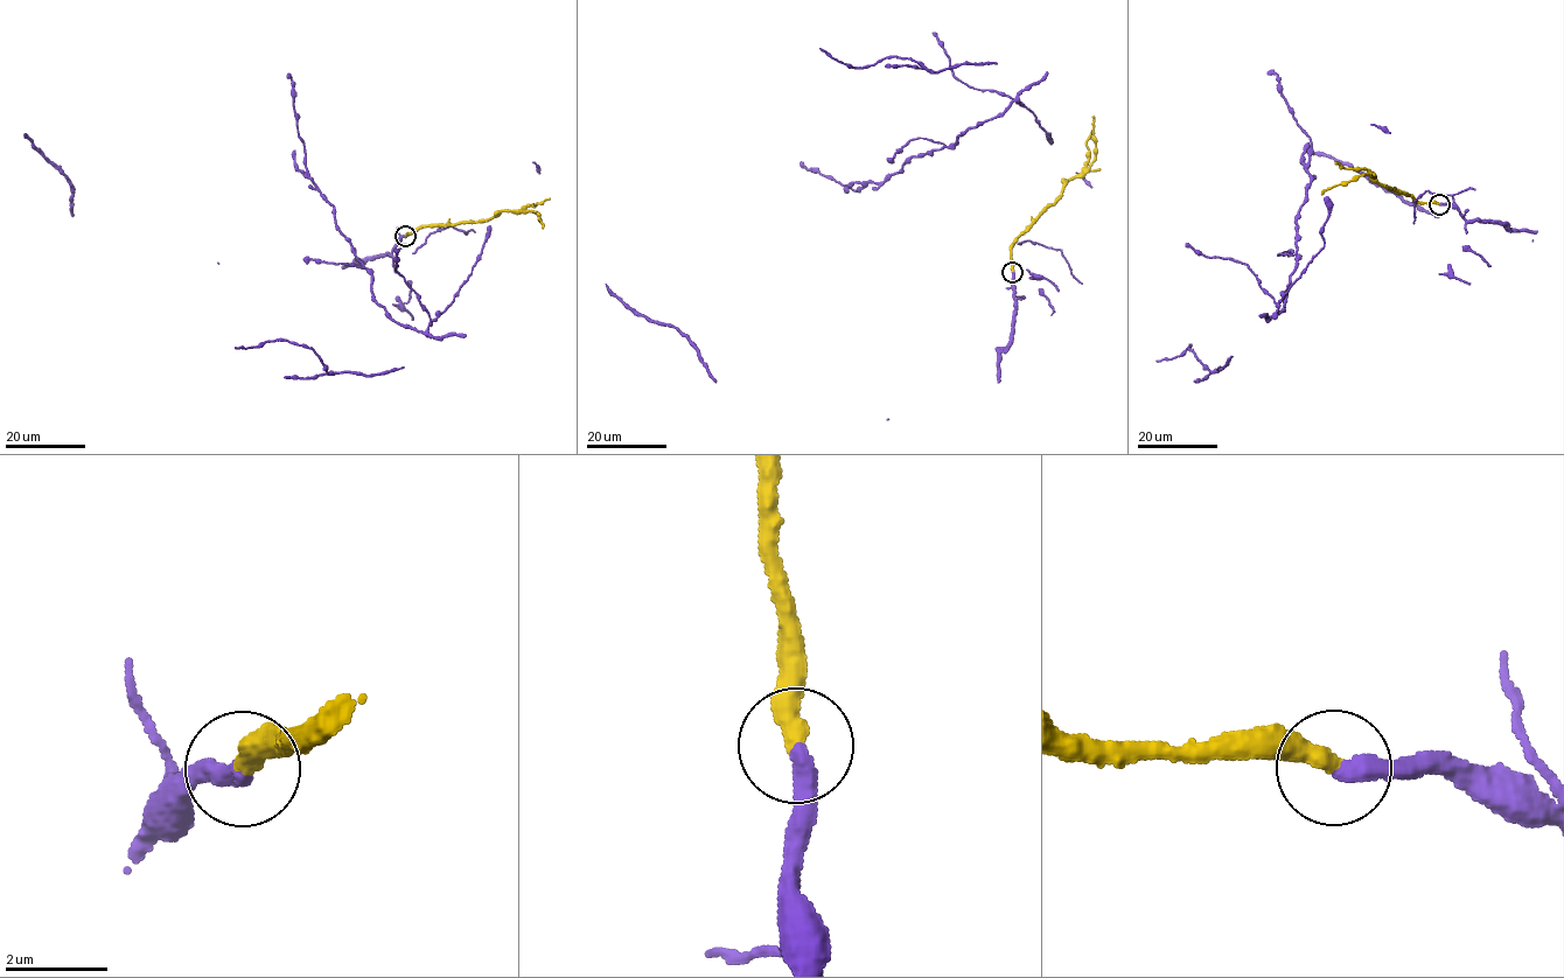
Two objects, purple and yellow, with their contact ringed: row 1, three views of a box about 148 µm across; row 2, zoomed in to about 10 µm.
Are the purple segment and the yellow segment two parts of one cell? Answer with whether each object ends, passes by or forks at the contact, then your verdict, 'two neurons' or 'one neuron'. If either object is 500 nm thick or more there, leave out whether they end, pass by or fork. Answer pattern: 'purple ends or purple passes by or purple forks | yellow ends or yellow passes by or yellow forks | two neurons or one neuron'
purple ends | yellow ends | one neuron

